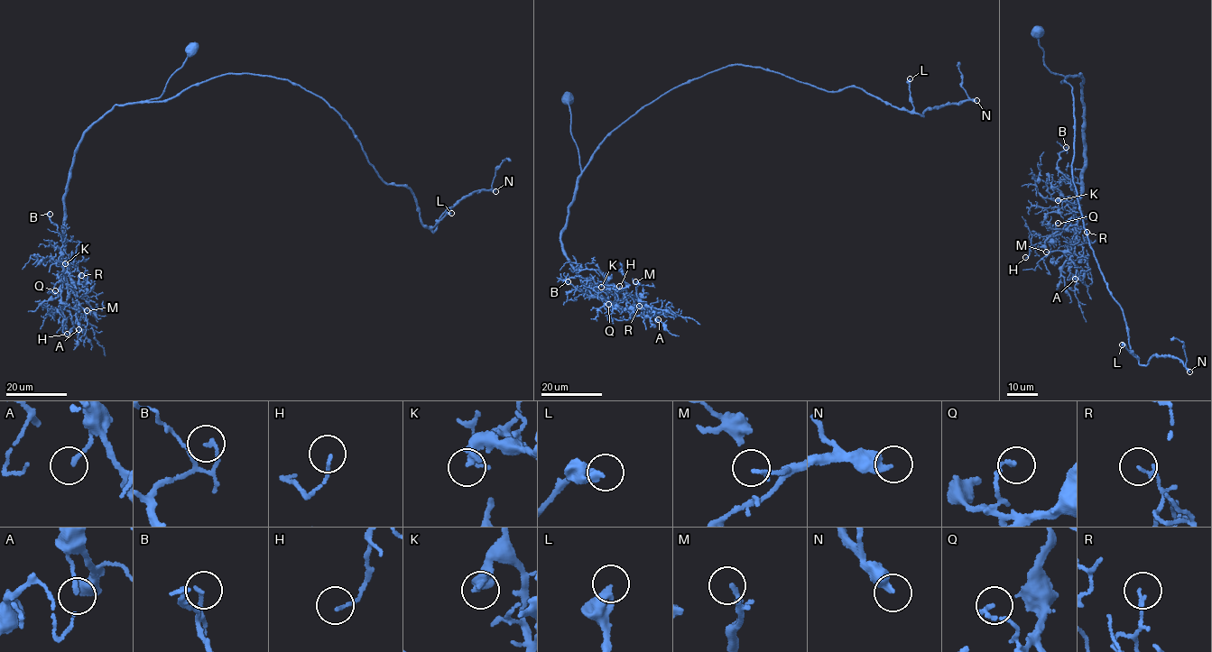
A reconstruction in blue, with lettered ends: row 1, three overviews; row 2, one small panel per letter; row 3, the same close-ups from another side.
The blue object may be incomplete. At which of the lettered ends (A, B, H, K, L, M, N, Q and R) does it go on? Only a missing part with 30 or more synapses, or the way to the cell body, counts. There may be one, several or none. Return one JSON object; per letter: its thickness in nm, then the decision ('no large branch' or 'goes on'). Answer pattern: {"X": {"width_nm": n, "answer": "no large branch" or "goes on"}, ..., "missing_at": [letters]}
{"A": {"width_nm": 160, "answer": "no large branch"}, "B": {"width_nm": 140, "answer": "no large branch"}, "H": {"width_nm": 130, "answer": "no large branch"}, "K": {"width_nm": 320, "answer": "no large branch"}, "L": {"width_nm": 320, "answer": "no large branch"}, "M": {"width_nm": 160, "answer": "no large branch"}, "N": {"width_nm": 400, "answer": "goes on"}, "Q": {"width_nm": 160, "answer": "no large branch"}, "R": {"width_nm": 130, "answer": "no large branch"}, "missing_at": ["N"]}

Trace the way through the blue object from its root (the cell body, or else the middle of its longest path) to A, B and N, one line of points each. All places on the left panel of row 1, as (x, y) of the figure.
A: (190, 50), (161, 96), (114, 106), (84, 132), (75, 153), (64, 198), (60, 263), (81, 316), (78, 329)
B: (190, 50), (161, 96), (116, 105), (84, 132), (75, 153), (64, 198), (64, 239), (50, 220), (50, 214)
N: (190, 50), (150, 100), (226, 74), (294, 83), (432, 232), (495, 191)

